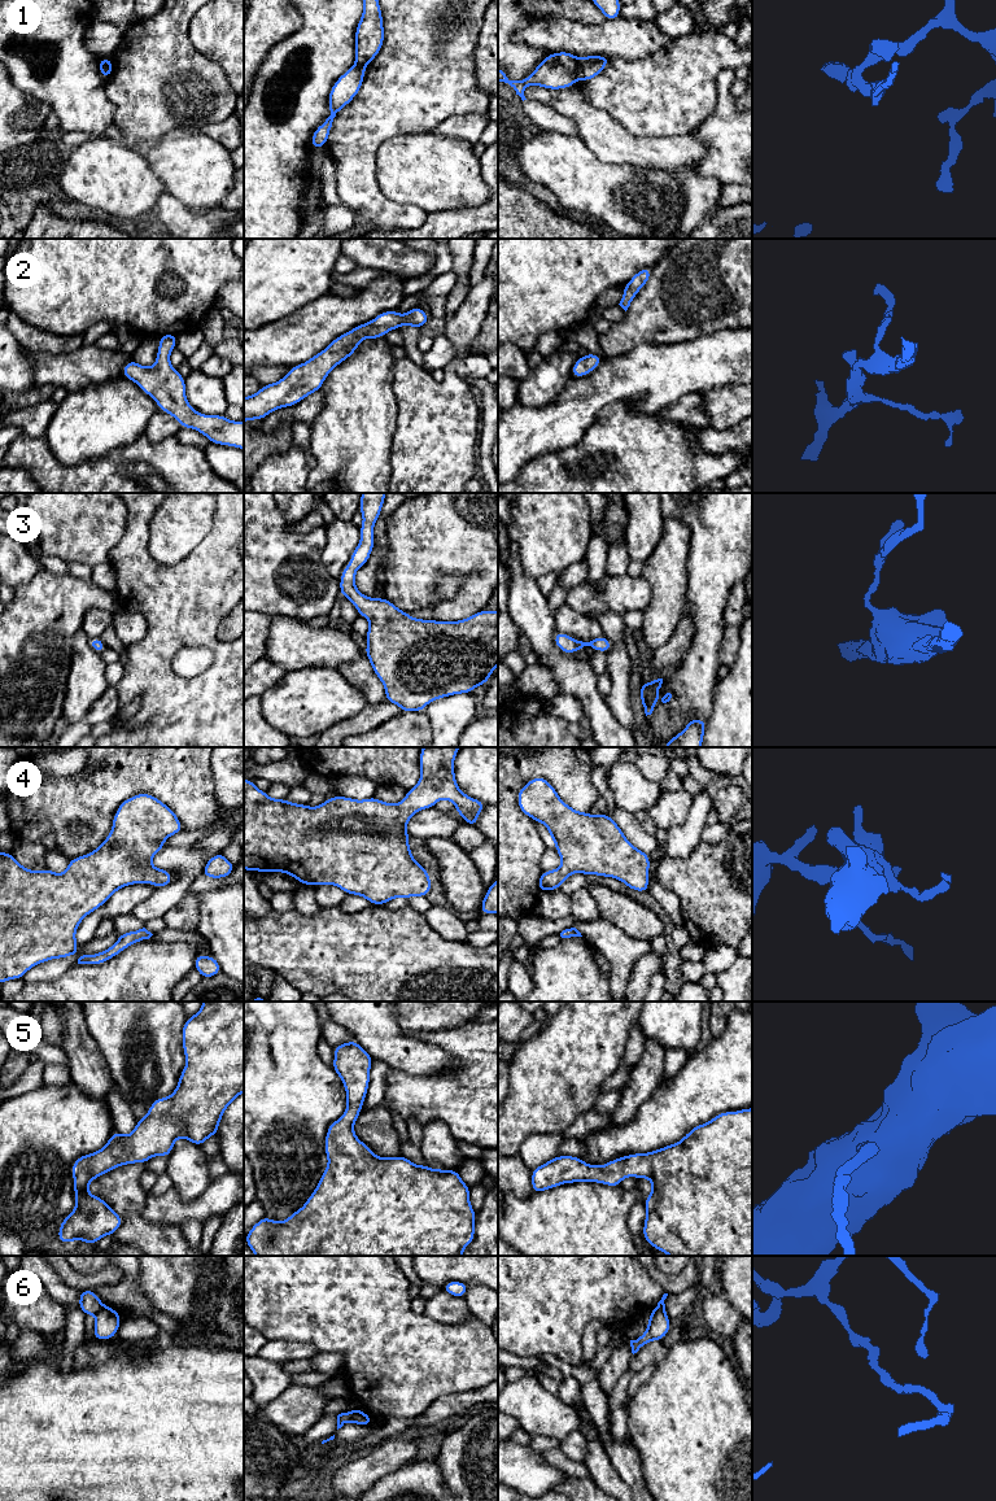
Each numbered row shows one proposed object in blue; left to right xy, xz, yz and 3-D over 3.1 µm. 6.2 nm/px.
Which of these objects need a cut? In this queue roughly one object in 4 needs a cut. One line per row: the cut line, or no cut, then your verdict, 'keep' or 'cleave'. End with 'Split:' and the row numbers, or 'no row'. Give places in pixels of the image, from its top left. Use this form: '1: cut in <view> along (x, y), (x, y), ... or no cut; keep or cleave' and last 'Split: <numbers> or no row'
1: cut in xy along (104, 59), (105, 78); cleave
2: no cut; keep
3: no cut; keep
4: no cut; keep
5: no cut; keep
6: cut in xz along (352, 1412), (353, 1422); cleave
Split: 1, 6

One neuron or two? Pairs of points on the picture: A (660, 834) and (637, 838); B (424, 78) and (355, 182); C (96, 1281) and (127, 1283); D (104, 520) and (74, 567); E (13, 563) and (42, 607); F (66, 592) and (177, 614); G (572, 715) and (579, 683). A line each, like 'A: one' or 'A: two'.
A: two
B: one
C: two
D: two
E: two
F: two
G: two

